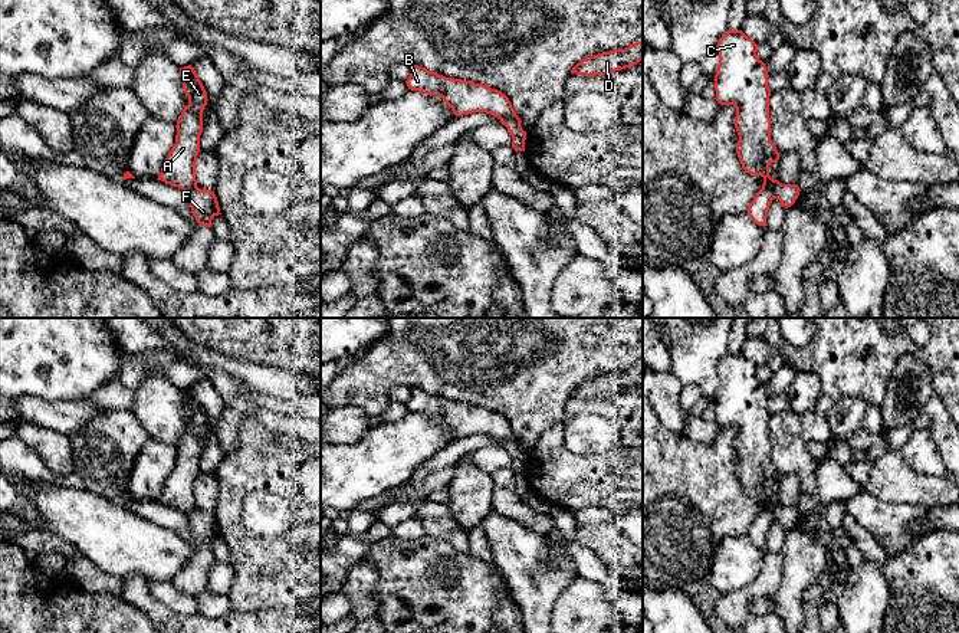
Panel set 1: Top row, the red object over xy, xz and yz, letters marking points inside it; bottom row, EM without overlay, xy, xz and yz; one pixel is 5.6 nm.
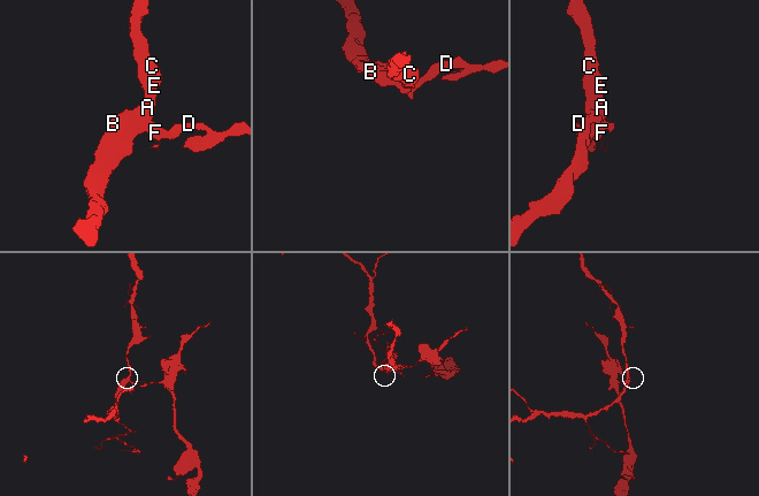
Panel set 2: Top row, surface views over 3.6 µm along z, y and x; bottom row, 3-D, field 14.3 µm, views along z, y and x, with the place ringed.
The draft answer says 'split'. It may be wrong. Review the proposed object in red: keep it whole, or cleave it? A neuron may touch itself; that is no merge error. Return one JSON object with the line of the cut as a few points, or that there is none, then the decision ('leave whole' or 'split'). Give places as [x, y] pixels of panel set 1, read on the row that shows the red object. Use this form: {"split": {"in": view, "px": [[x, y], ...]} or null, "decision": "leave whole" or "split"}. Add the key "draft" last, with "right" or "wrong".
{"split": {"in": "yz", "px": [[762, 186], [775, 197]]}, "decision": "split", "draft": "right"}

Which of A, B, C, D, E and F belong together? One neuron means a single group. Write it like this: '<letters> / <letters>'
A B C E / D F

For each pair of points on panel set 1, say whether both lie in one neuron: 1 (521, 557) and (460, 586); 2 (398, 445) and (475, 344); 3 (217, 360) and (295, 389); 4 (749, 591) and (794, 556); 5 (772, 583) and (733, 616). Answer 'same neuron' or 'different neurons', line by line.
1: different neurons
2: different neurons
3: same neuron
4: different neurons
5: same neuron

